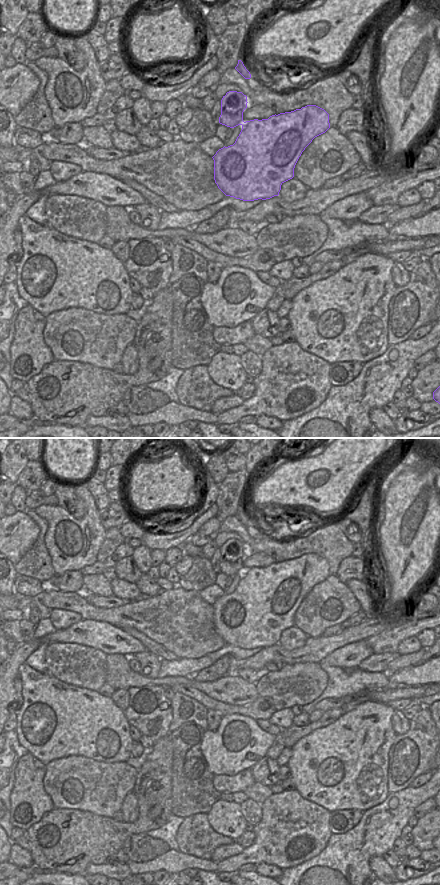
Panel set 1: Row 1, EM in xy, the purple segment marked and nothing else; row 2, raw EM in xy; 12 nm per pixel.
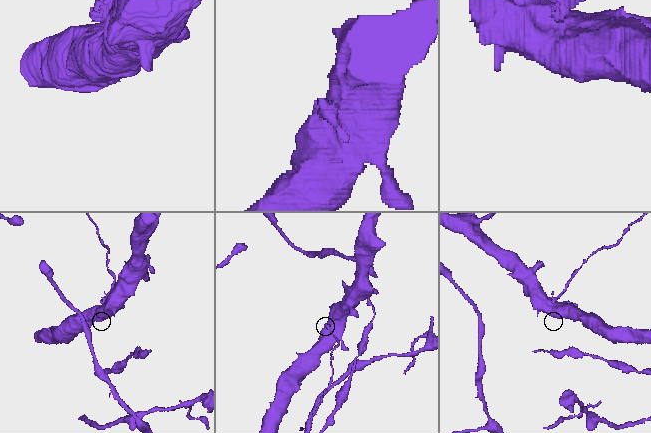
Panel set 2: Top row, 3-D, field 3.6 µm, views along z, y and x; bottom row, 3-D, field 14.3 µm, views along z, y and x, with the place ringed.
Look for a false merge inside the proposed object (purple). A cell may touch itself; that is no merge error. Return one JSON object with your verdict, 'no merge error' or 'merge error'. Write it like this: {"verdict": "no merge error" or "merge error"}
{"verdict": "merge error"}

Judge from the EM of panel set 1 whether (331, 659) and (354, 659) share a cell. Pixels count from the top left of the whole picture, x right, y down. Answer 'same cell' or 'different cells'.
same cell

